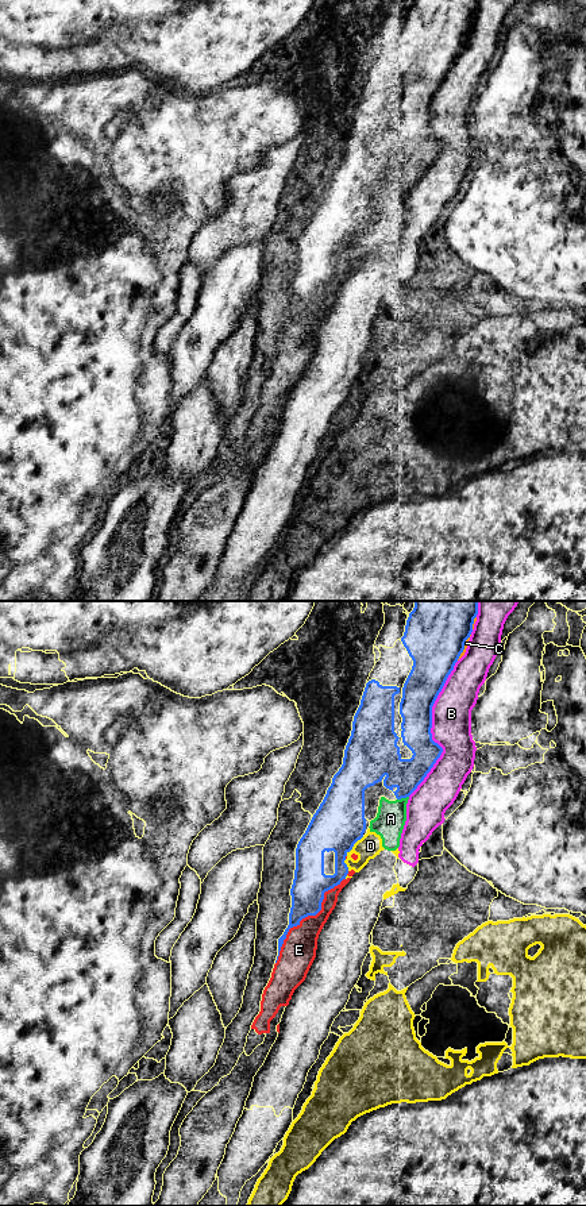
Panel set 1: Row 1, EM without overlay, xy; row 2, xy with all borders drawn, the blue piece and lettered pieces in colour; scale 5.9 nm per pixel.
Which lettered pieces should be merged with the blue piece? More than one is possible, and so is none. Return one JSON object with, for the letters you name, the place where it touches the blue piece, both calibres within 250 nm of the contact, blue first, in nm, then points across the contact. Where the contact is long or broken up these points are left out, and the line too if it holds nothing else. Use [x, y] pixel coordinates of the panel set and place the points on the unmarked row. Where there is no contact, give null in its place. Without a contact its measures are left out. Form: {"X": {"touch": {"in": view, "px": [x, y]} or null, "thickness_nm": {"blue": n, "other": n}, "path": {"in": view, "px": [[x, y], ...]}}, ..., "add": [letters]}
{"add": []}

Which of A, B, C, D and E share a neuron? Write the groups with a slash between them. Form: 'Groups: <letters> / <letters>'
Groups: A E / B / C / D

